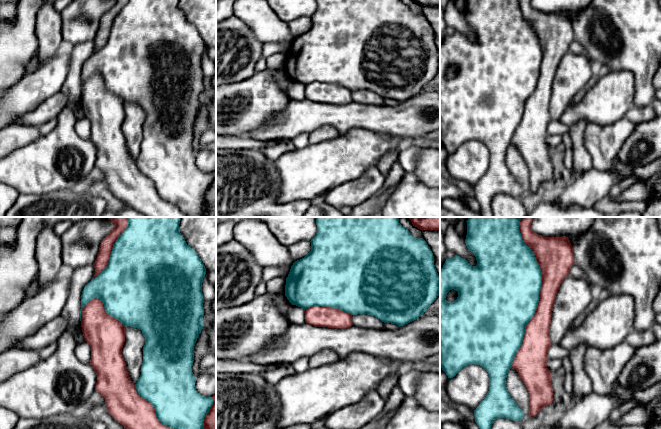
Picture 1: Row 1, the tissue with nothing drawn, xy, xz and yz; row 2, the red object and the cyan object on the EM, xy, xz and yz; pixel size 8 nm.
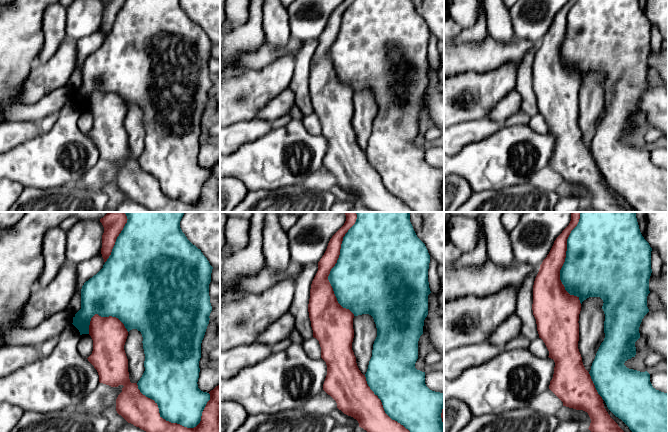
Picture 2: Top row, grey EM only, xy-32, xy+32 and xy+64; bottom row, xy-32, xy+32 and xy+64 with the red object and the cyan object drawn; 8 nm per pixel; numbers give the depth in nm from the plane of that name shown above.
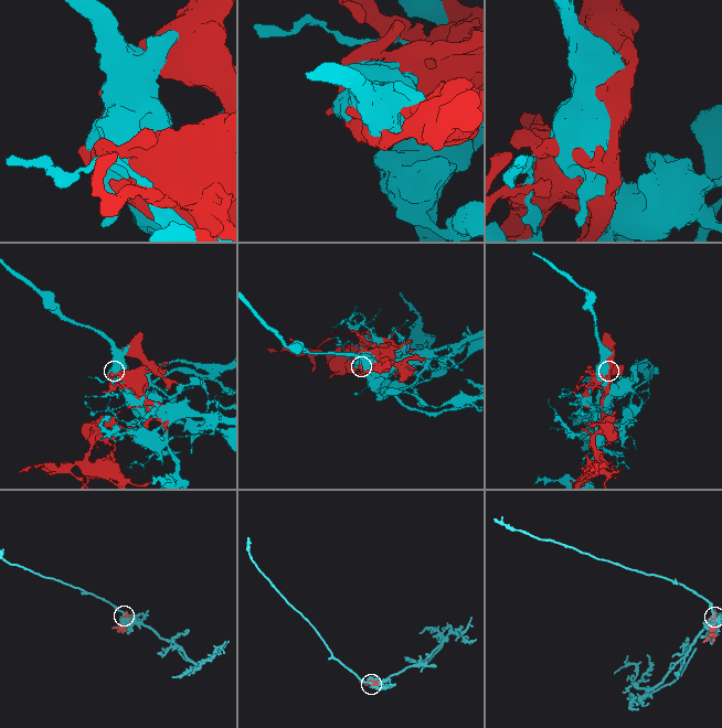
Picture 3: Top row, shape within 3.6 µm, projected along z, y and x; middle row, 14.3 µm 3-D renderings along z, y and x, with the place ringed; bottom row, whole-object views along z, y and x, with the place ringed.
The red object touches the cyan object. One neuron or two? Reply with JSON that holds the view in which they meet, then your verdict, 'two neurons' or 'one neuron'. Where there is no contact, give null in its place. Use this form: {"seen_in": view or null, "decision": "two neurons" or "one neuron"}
{"seen_in": "yz", "decision": "one neuron"}

